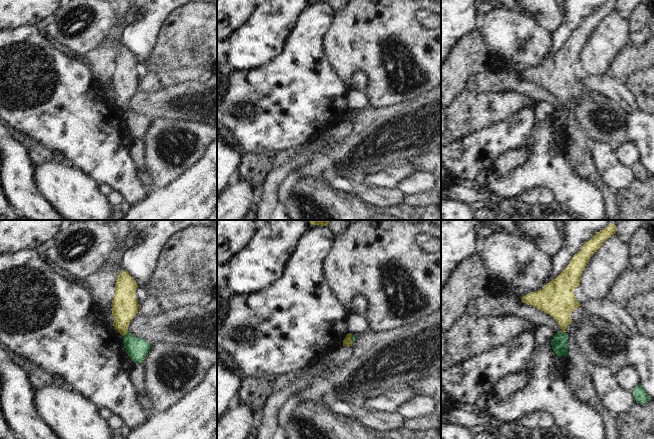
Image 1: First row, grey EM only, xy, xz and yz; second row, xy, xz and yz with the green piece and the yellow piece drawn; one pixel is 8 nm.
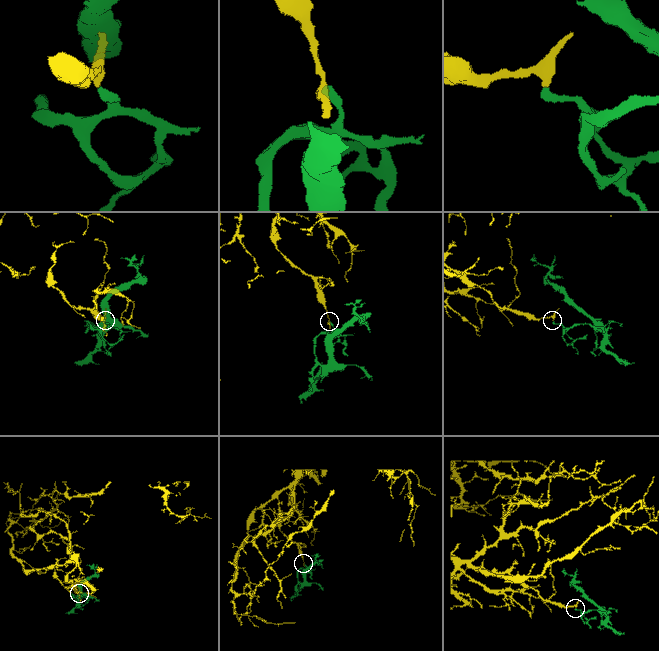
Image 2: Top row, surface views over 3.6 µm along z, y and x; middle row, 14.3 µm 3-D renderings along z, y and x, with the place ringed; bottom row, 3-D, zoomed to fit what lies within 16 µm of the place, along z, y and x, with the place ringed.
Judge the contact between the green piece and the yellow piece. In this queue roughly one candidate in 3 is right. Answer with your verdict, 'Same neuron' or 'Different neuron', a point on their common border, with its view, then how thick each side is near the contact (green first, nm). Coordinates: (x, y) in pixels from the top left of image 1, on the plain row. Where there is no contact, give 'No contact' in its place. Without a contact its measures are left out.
Different neuron. Touches green at xy (126, 110). Thickness 170 nm (green) against 220 nm.

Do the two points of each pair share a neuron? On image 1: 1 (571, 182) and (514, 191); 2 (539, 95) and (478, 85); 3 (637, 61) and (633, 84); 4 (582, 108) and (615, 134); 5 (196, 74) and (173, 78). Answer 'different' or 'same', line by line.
1: same
2: same
3: different
4: same
5: same

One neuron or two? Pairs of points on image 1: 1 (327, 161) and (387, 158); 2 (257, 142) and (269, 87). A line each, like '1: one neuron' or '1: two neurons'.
1: one neuron
2: one neuron

